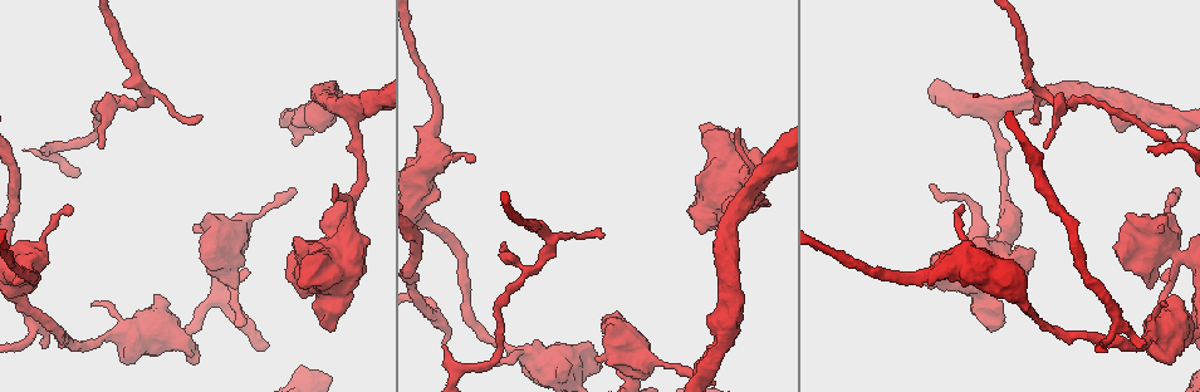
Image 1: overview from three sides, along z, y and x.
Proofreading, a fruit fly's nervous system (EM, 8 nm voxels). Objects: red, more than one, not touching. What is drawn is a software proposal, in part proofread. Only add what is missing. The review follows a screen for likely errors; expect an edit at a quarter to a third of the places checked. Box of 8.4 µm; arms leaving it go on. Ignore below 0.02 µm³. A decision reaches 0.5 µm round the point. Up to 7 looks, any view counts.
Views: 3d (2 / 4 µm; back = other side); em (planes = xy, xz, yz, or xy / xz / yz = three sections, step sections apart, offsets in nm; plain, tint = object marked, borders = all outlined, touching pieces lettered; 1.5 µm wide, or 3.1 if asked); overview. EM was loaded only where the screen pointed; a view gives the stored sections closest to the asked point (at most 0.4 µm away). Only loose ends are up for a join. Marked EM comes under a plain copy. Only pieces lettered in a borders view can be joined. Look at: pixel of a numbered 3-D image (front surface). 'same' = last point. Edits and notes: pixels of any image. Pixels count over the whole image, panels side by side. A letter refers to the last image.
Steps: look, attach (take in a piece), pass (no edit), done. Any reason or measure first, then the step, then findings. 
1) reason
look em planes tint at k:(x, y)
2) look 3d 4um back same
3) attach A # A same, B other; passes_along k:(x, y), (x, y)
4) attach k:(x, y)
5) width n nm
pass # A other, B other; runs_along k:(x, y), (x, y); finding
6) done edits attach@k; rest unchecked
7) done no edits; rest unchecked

thin end
look em xz step 8 tint at 1:(1175, 190)

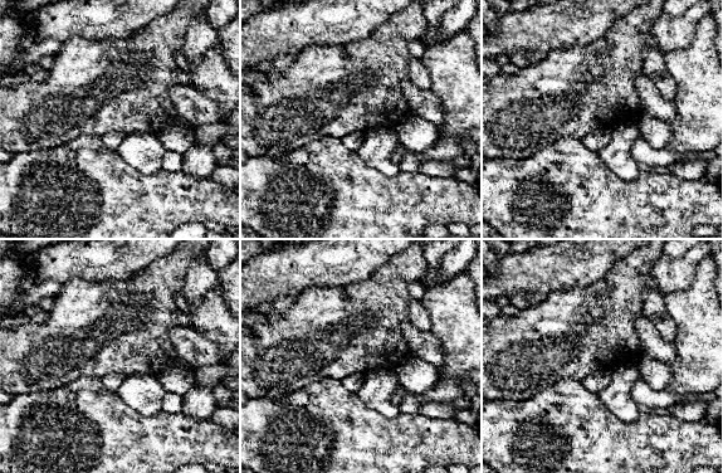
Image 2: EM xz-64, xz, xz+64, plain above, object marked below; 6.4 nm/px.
look em planes tint same

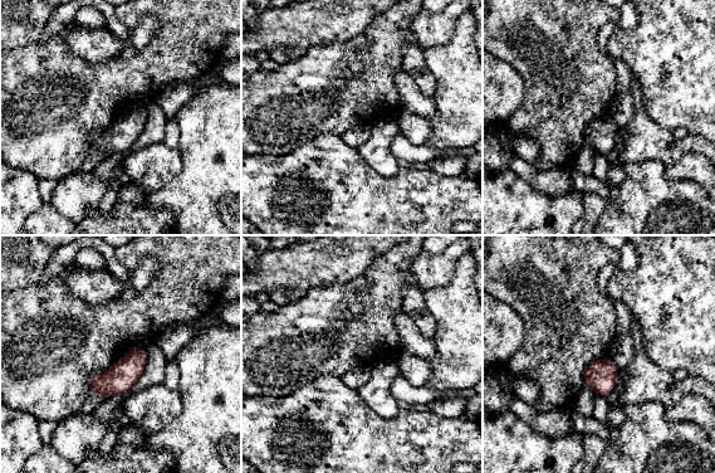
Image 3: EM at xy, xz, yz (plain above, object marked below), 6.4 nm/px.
see the neighbours
look em planes borders same

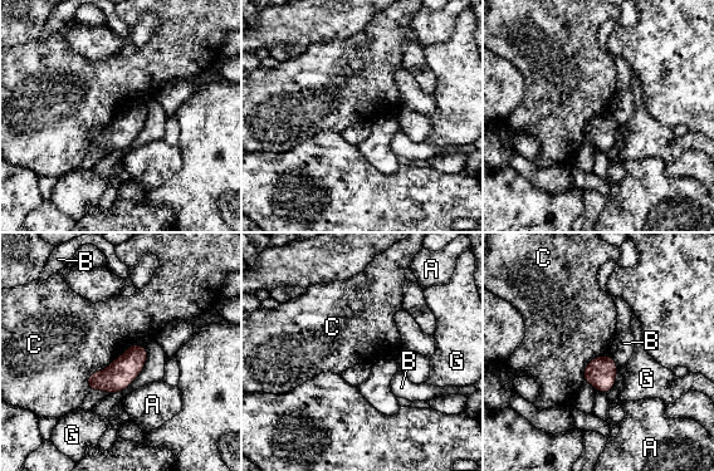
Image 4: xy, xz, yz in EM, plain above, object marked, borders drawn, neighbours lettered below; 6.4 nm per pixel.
pass # A other, B other, C other, G other; border 4:(145, 346), (92, 372), (88, 391); none of them fits

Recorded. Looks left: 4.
an open end
look em planes borders at 1:(1142, 345)

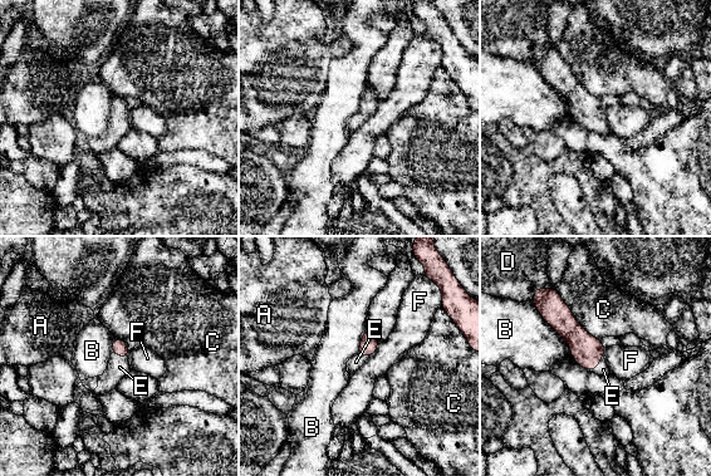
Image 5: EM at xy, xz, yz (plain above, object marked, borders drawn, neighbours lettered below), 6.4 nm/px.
attach E # A other, B other, C other, D other, E same, F other; passes_along 5:(586, 349), (598, 366), (603, 369); the neuron continues

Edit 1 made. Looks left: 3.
see it whole again
look overview

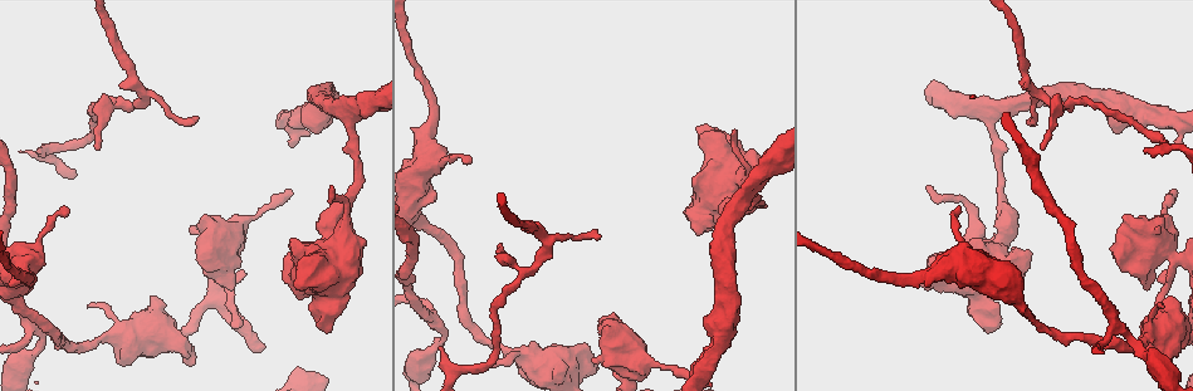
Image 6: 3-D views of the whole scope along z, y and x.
thin end
look em planes borders at 6:(928, 185)

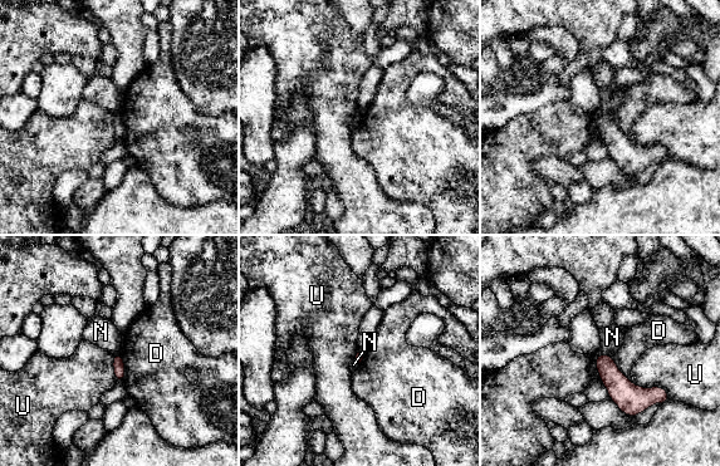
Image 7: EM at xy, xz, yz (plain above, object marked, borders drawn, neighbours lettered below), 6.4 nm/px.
pass # D other, N other, U other; none of them fits

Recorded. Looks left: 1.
done edits attach@5; rest unchecked

